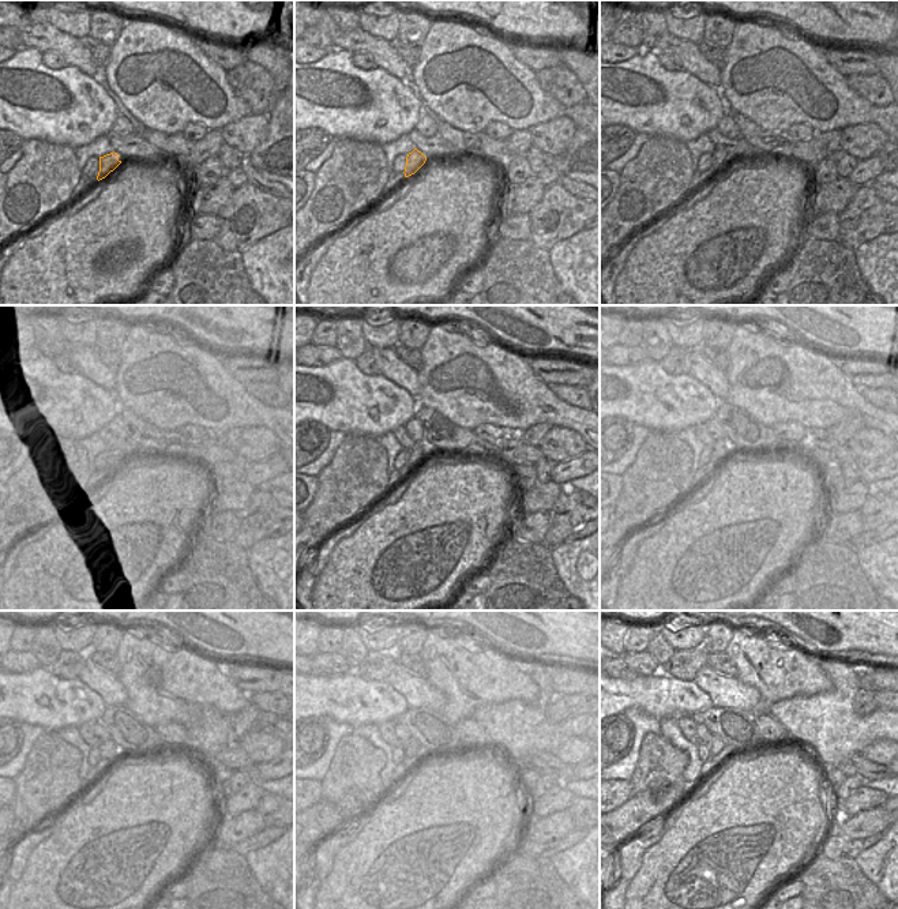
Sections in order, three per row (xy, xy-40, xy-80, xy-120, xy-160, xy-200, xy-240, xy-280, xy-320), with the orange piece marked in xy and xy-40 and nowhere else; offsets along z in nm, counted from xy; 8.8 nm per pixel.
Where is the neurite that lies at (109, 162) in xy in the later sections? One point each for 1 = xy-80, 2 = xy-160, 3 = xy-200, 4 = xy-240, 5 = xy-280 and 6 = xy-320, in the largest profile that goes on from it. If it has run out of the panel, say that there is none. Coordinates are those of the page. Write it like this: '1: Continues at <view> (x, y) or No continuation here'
1: Continues at xy-80 (720, 158)
2: Continues at xy-160 (417, 454)
3: Continues at xy-200 (721, 449)
4: Continues at xy-240 (109, 752)
5: Continues at xy-280 (412, 748)
6: Continues at xy-320 (716, 746).

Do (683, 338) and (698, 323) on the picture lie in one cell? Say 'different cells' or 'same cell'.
same cell

